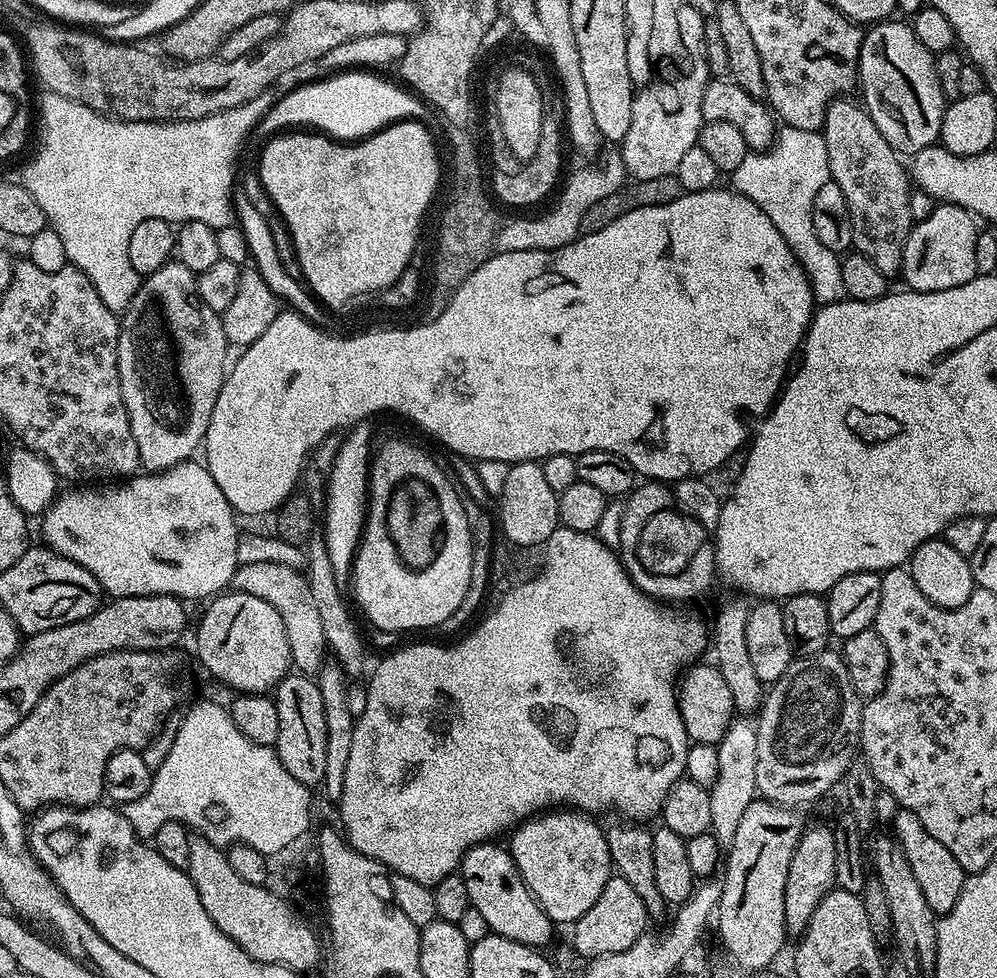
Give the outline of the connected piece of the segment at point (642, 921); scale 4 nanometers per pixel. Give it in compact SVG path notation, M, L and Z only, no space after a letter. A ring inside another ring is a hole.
M613 874L606 886L602 886L598 902L594 902L594 906L590 906L590 910L586 910L586 914L576 920L571 929L572 944L576 947L577 954L584 956L583 958L618 954L634 946L634 942L638 942L638 938L644 935L649 924L648 907L642 902L642 898L638 898L634 886L630 886L626 878Z

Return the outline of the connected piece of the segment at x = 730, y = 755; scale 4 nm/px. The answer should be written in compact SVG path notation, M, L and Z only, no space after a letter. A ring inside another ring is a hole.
M748 718L733 719L732 725L726 730L716 749L718 750L718 778L710 789L710 822L712 823L710 831L721 846L727 846L732 843L734 830L738 830L738 822L742 822L742 814L746 814L746 806L750 806L758 796L756 791L758 734L755 723Z

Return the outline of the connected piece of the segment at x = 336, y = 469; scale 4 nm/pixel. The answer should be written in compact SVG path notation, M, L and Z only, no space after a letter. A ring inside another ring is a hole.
M363 420L352 426L338 448L330 470L322 539L327 544L327 556L334 572L336 586L340 591L345 591L349 587L352 561L355 559L356 549L359 548L367 515L368 474L372 460L371 424L371 421Z

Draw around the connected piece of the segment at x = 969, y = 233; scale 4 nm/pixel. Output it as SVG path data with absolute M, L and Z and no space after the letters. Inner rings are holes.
M937 203L928 218L915 221L904 243L902 277L914 292L950 290L977 279L975 270L975 240L978 220L968 209L957 204Z

